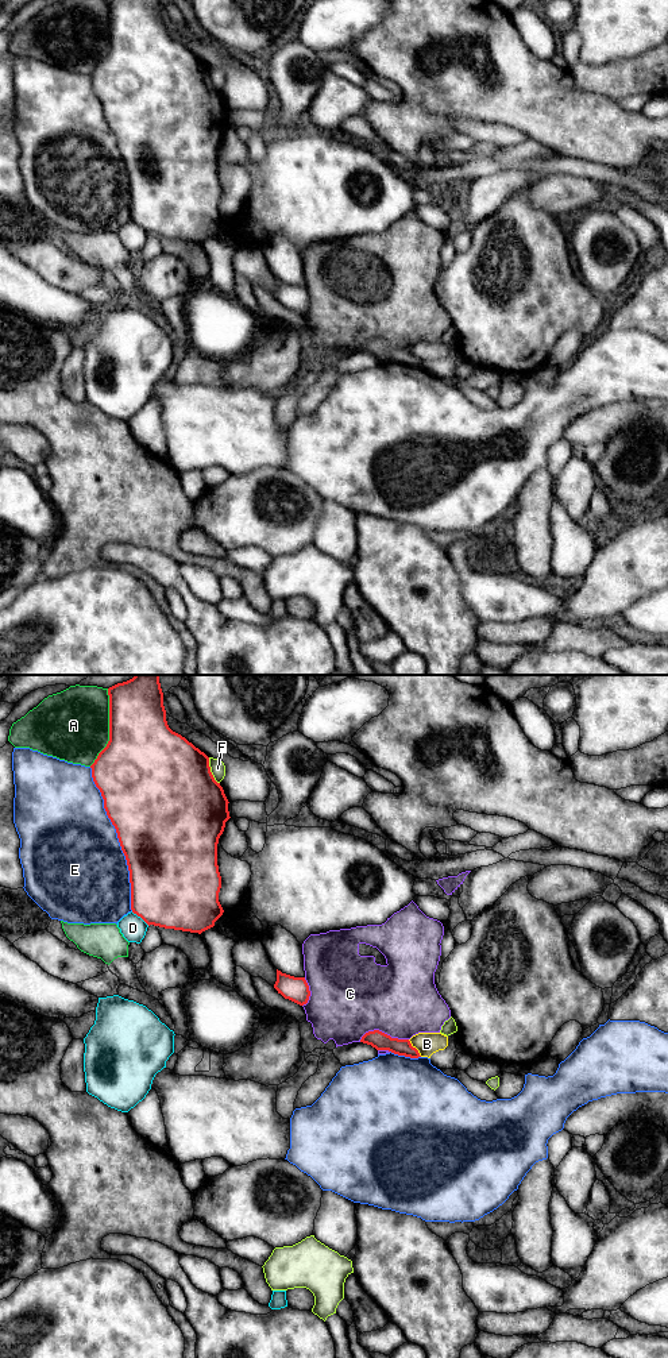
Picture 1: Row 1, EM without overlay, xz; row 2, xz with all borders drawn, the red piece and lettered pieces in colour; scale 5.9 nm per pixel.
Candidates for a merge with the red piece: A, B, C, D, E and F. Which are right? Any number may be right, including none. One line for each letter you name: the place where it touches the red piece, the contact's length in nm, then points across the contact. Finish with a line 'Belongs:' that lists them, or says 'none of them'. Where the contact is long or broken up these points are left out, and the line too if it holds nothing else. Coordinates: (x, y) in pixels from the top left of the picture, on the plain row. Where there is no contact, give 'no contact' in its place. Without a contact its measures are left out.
Belongs: none of them

